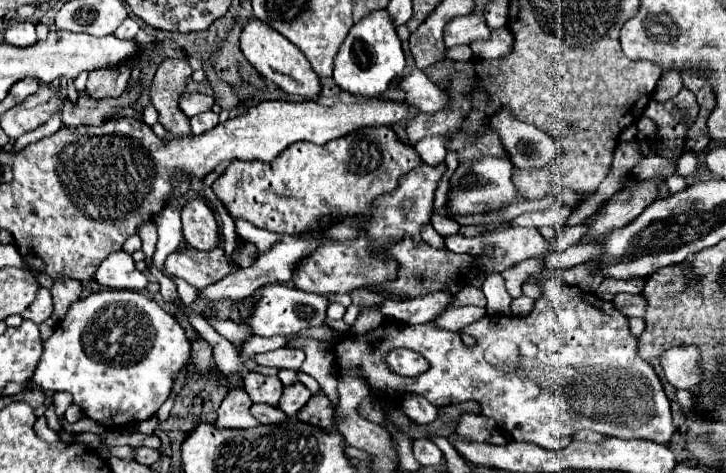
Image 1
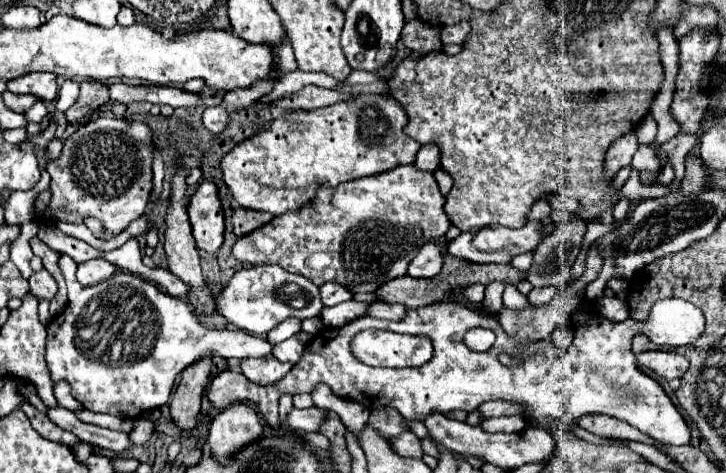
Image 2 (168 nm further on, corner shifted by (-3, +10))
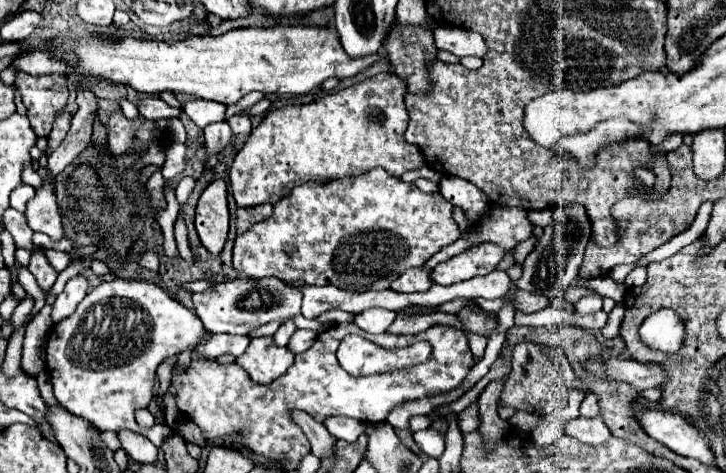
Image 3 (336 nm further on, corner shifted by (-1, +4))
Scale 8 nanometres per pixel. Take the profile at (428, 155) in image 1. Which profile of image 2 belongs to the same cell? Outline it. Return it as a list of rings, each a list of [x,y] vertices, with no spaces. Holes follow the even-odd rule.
[[[434,144],[422,146],[418,152],[418,158],[414,162],[414,166],[422,172],[434,172],[440,166],[440,150]]]

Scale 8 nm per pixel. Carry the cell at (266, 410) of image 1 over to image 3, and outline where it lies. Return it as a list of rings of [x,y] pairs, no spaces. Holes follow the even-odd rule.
[[[330,416],[328,420],[324,420],[324,426],[334,438],[342,438],[348,442],[354,442],[366,430],[364,422],[358,422],[354,418],[342,418],[342,416]]]

